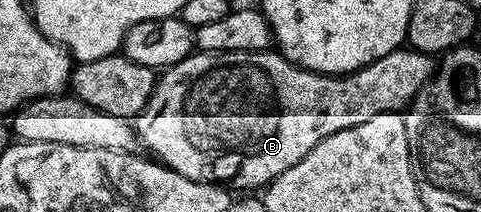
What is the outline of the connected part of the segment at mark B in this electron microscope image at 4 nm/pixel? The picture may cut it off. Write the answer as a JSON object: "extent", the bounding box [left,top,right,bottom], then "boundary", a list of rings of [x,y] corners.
{"extent":[133,49,437,189],"boundary":[[[275,49],[266,51],[199,51],[186,55],[184,59],[177,61],[177,65],[166,68],[158,76],[149,101],[145,105],[145,109],[141,109],[141,113],[135,116],[133,126],[135,132],[139,134],[140,144],[144,148],[148,147],[152,151],[148,152],[163,166],[171,167],[177,173],[181,173],[181,177],[220,185],[226,184],[228,182],[226,179],[235,179],[235,183],[239,187],[263,189],[278,175],[285,173],[285,169],[297,165],[297,161],[301,161],[301,157],[305,157],[305,153],[309,153],[309,149],[313,149],[325,137],[333,137],[333,133],[341,133],[341,129],[353,129],[353,125],[362,125],[365,121],[369,121],[369,117],[377,117],[377,113],[402,112],[404,109],[410,108],[412,101],[419,96],[419,90],[433,78],[436,70],[437,63],[432,56],[414,49],[400,49],[393,53],[385,53],[385,57],[365,65],[360,71],[354,71],[352,75],[318,75],[316,71],[307,71],[303,67],[293,65]]]}

